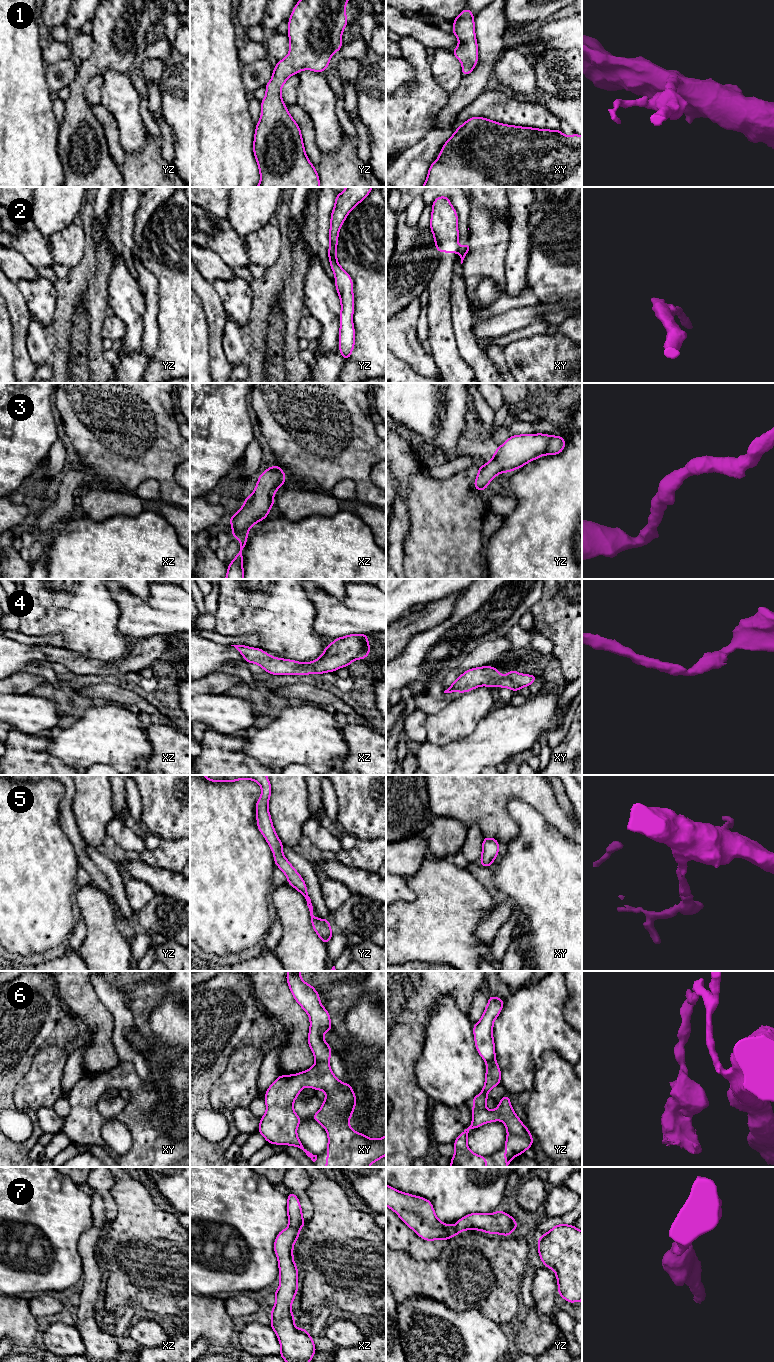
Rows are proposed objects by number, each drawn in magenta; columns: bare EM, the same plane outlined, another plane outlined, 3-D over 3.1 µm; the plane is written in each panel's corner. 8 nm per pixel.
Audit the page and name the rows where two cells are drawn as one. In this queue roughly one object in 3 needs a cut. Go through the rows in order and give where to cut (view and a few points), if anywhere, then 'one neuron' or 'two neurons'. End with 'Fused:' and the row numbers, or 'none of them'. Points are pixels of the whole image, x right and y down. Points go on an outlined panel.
1: cut none; one neuron
2: cut yz (335, 248), (330, 247), (328, 249); two neurons
3: cut none; one neuron
4: cut none; one neuron
5: cut none; one neuron
6: cut xy (316, 1060), (325, 1060), (327, 1062); two neurons
7: cut none; one neuron
Fused: 2, 6

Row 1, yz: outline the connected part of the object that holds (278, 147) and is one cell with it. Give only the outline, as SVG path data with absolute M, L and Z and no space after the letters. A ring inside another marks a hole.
M300 0L291 13L288 20L289 54L283 60L277 62L272 79L265 86L266 96L261 101L262 112L259 122L256 124L253 152L261 177L260 183L256 187L320 187L316 168L311 164L305 153L300 127L283 103L281 89L290 76L300 71L308 69L322 73L328 68L333 53L342 49L342 33L345 26L348 25L345 10L347 2L348 0Z

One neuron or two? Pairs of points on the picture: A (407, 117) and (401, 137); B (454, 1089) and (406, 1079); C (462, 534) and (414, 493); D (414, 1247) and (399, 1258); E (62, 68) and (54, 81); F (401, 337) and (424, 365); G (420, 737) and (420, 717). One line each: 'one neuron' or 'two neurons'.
A: one neuron
B: two neurons
C: one neuron
D: two neurons
E: one neuron
F: one neuron
G: one neuron

